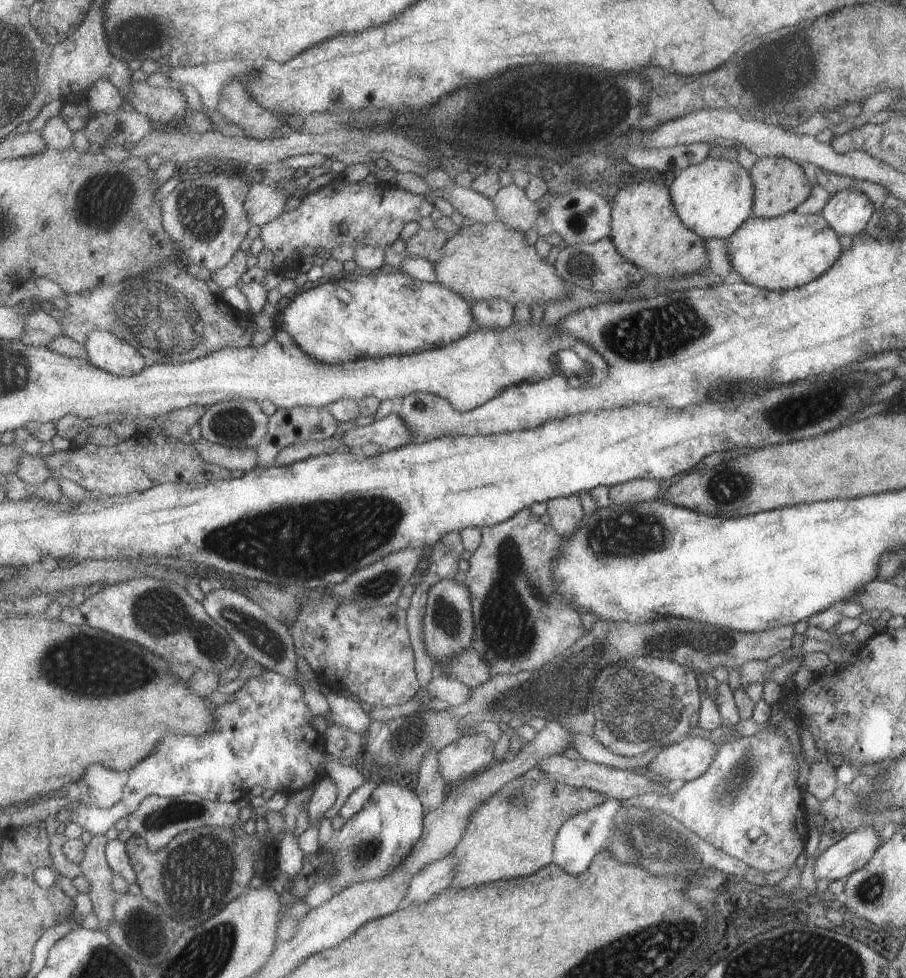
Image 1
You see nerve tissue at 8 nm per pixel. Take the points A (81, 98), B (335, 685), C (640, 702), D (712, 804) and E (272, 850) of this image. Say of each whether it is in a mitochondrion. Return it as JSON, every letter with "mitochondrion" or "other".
{"A":"other","B":"other","C":"mitochondrion","D":"mitochondrion","E":"other"}

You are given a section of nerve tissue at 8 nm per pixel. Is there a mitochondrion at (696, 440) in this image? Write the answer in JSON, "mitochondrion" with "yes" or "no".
{"mitochondrion":"no"}

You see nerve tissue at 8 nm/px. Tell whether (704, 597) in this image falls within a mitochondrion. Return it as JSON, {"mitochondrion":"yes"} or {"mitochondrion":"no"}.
{"mitochondrion":"no"}

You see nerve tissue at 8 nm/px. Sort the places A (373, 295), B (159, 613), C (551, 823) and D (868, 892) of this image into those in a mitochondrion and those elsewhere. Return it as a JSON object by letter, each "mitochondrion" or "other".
{"A":"other","B":"mitochondrion","C":"other","D":"mitochondrion"}

